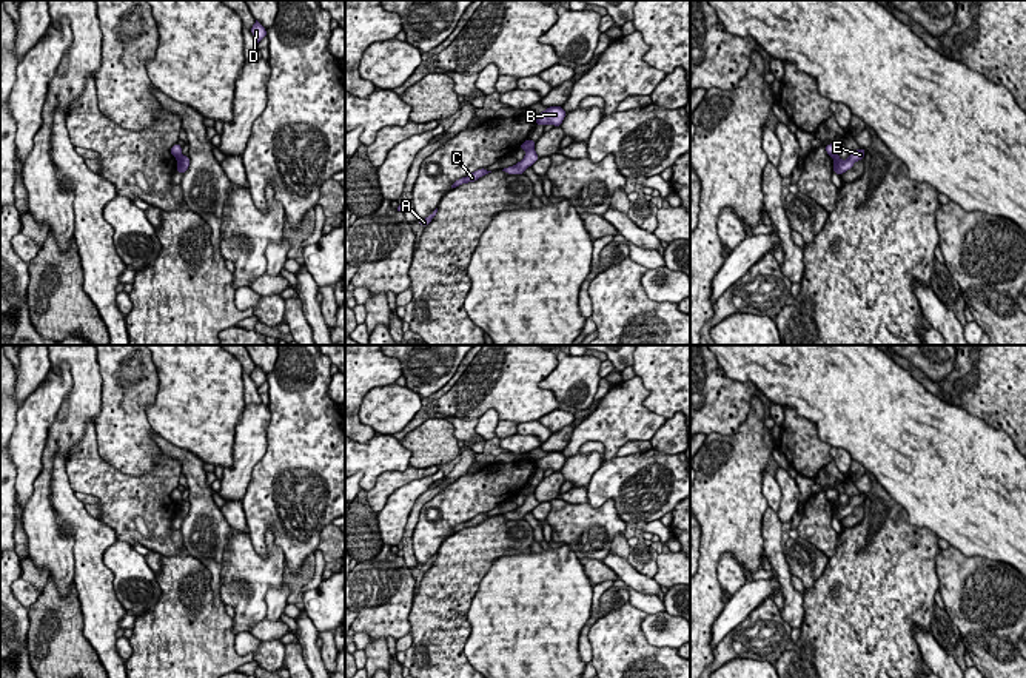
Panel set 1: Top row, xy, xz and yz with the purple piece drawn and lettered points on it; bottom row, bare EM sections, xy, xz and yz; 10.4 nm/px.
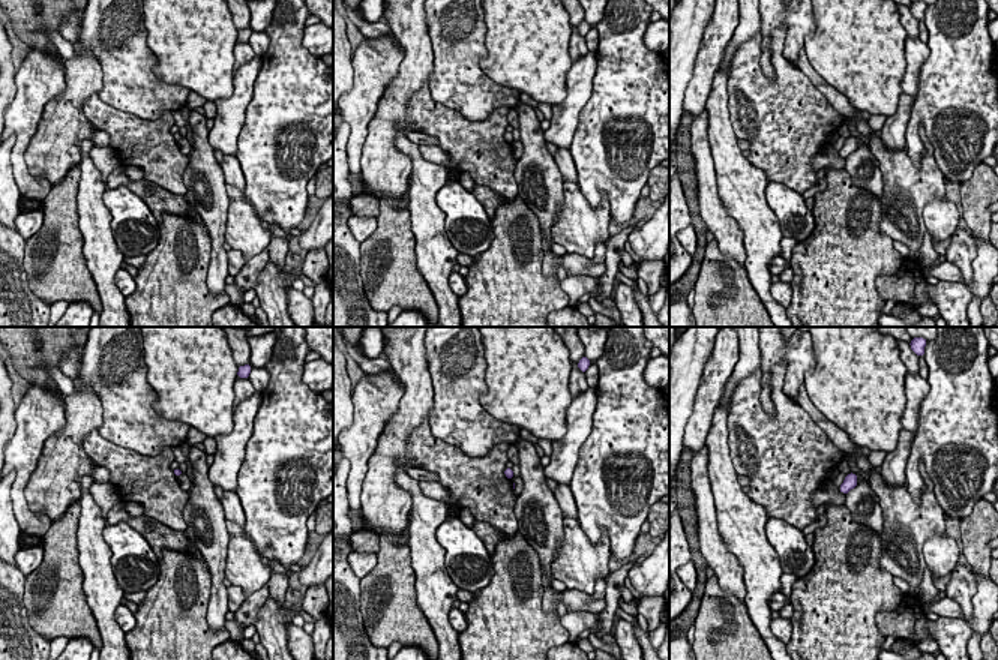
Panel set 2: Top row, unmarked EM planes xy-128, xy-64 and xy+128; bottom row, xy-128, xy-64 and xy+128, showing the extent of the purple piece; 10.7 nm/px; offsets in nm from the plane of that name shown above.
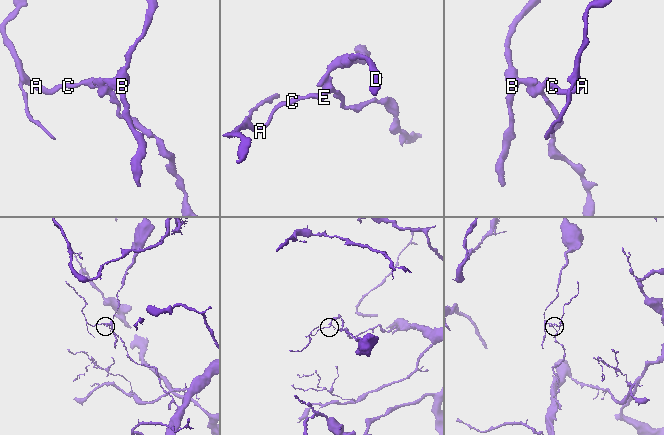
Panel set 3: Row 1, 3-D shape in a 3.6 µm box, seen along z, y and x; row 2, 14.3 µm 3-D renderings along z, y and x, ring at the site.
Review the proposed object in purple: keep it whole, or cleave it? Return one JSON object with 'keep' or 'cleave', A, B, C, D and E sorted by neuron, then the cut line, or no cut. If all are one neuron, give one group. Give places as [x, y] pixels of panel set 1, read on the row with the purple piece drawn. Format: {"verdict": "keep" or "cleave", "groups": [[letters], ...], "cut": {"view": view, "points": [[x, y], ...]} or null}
{"verdict": "cleave", "groups": [["A", "C", "E"], ["B", "D"]], "cut": {"view": "yz", "points": [[834, 156], [837, 157]]}}

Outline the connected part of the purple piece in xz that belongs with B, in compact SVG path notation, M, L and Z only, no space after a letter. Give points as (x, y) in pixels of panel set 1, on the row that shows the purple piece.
M550 106L541 114L536 114L536 125L548 125L552 123L553 126L561 126L565 111L562 106Z

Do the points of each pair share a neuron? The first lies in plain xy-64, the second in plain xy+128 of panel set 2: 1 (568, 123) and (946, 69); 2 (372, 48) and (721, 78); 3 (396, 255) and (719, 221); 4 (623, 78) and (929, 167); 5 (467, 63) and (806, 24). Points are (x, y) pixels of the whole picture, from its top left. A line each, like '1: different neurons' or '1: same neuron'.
1: different neurons
2: different neurons
3: different neurons
4: different neurons
5: same neuron

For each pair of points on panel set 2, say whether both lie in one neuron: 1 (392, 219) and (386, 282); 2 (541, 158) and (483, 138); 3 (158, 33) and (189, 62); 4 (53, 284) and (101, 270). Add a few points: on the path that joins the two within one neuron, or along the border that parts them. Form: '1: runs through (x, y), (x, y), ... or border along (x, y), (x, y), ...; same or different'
1: runs through (393, 234), (393, 261), (390, 267); same
2: border along (515, 161), (518, 194); different
3: runs through (165, 36), (183, 54); same
4: border along (83, 239), (86, 269), (102, 306); different

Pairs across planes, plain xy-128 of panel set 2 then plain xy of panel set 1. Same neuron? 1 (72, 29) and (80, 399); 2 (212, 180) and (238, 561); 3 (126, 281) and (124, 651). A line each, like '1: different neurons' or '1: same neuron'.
1: same neuron
2: different neurons
3: same neuron

